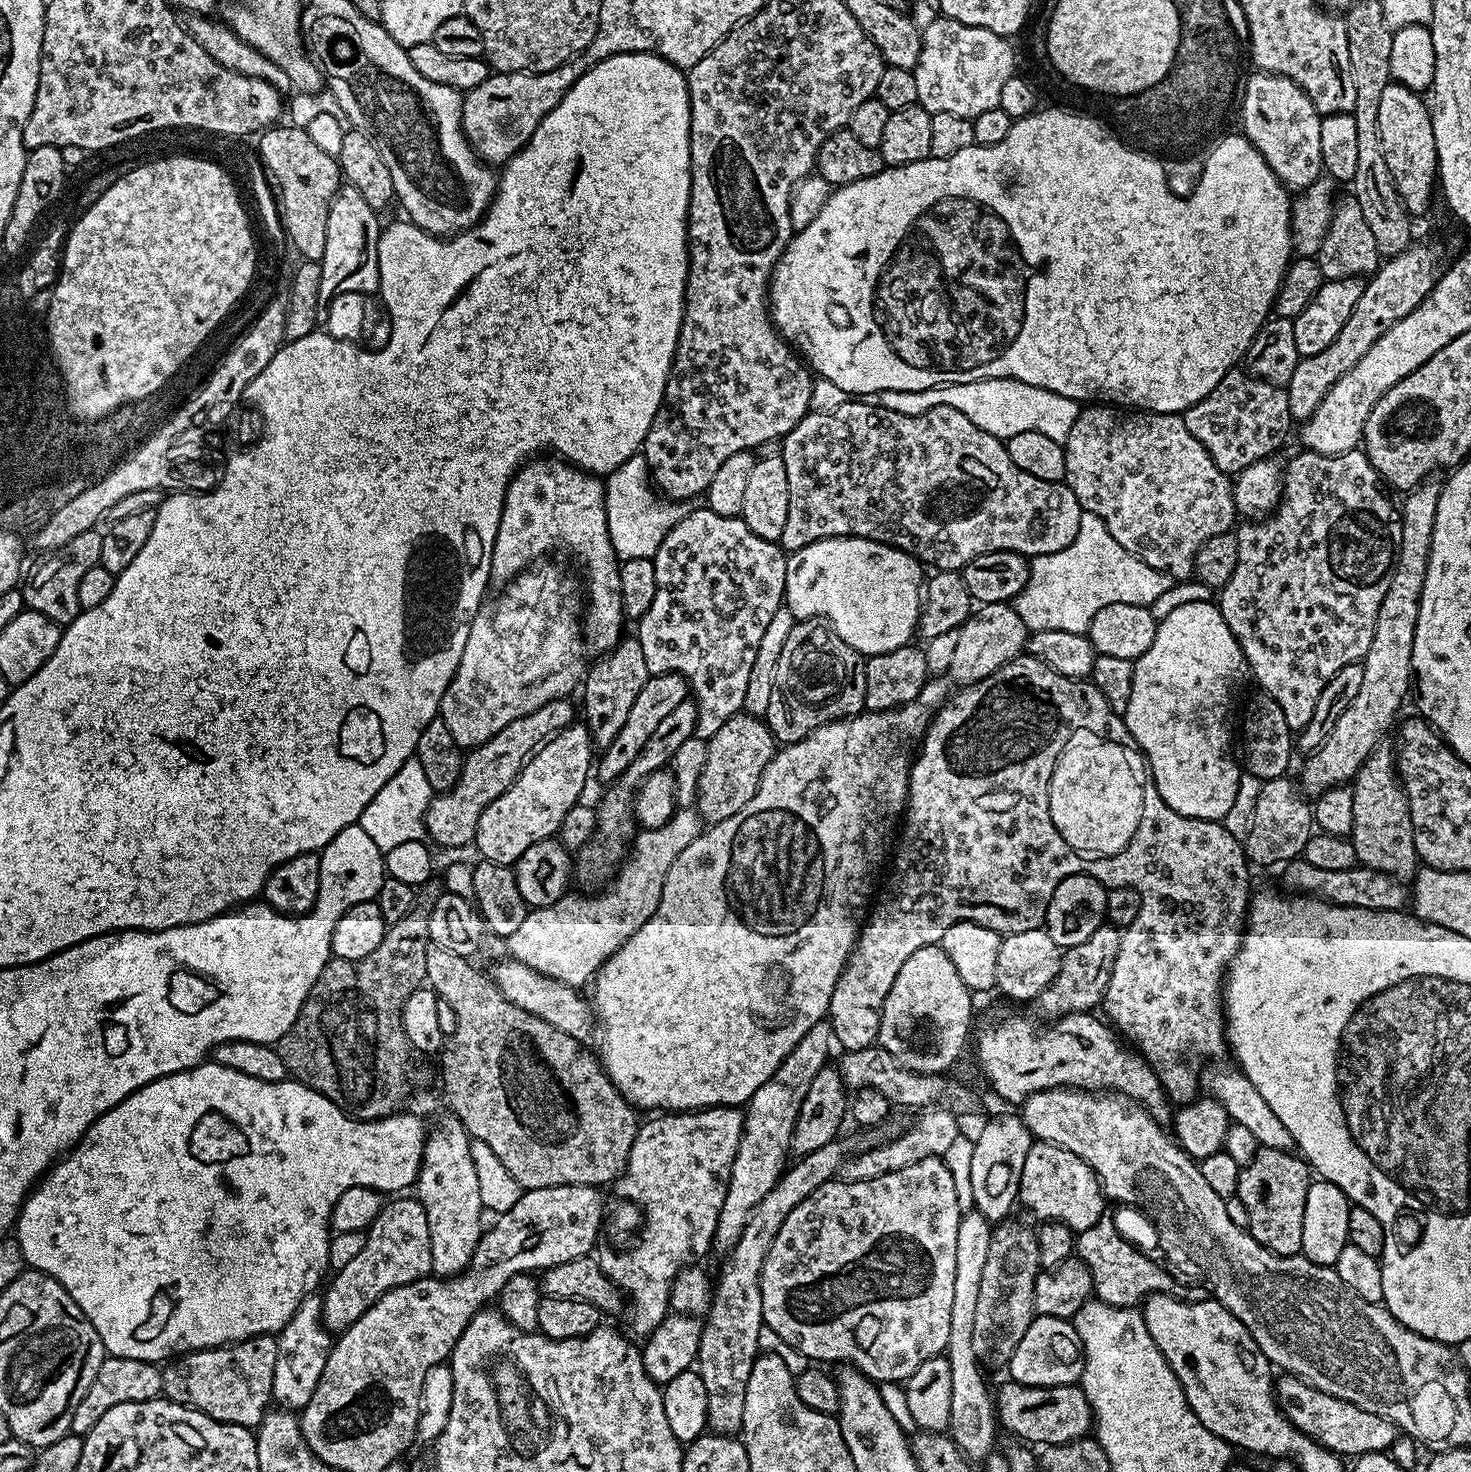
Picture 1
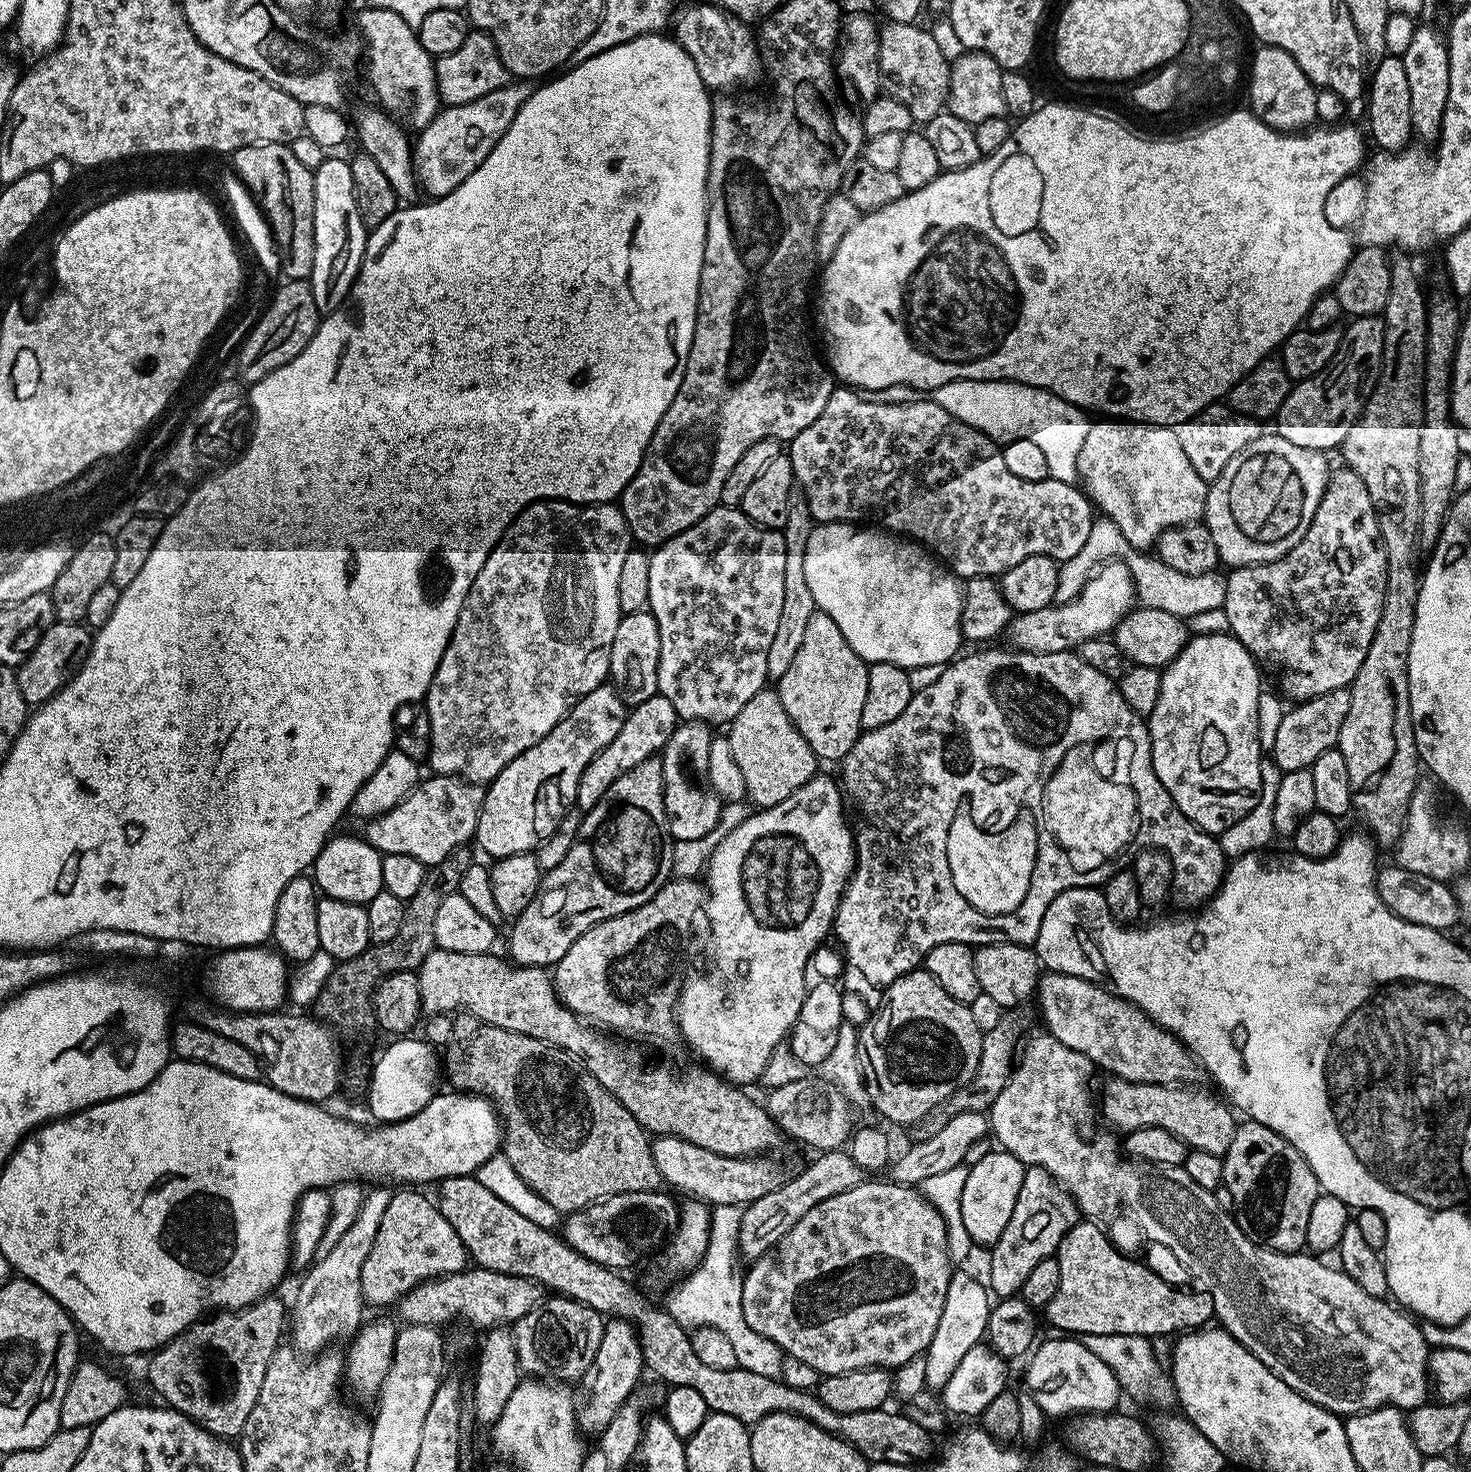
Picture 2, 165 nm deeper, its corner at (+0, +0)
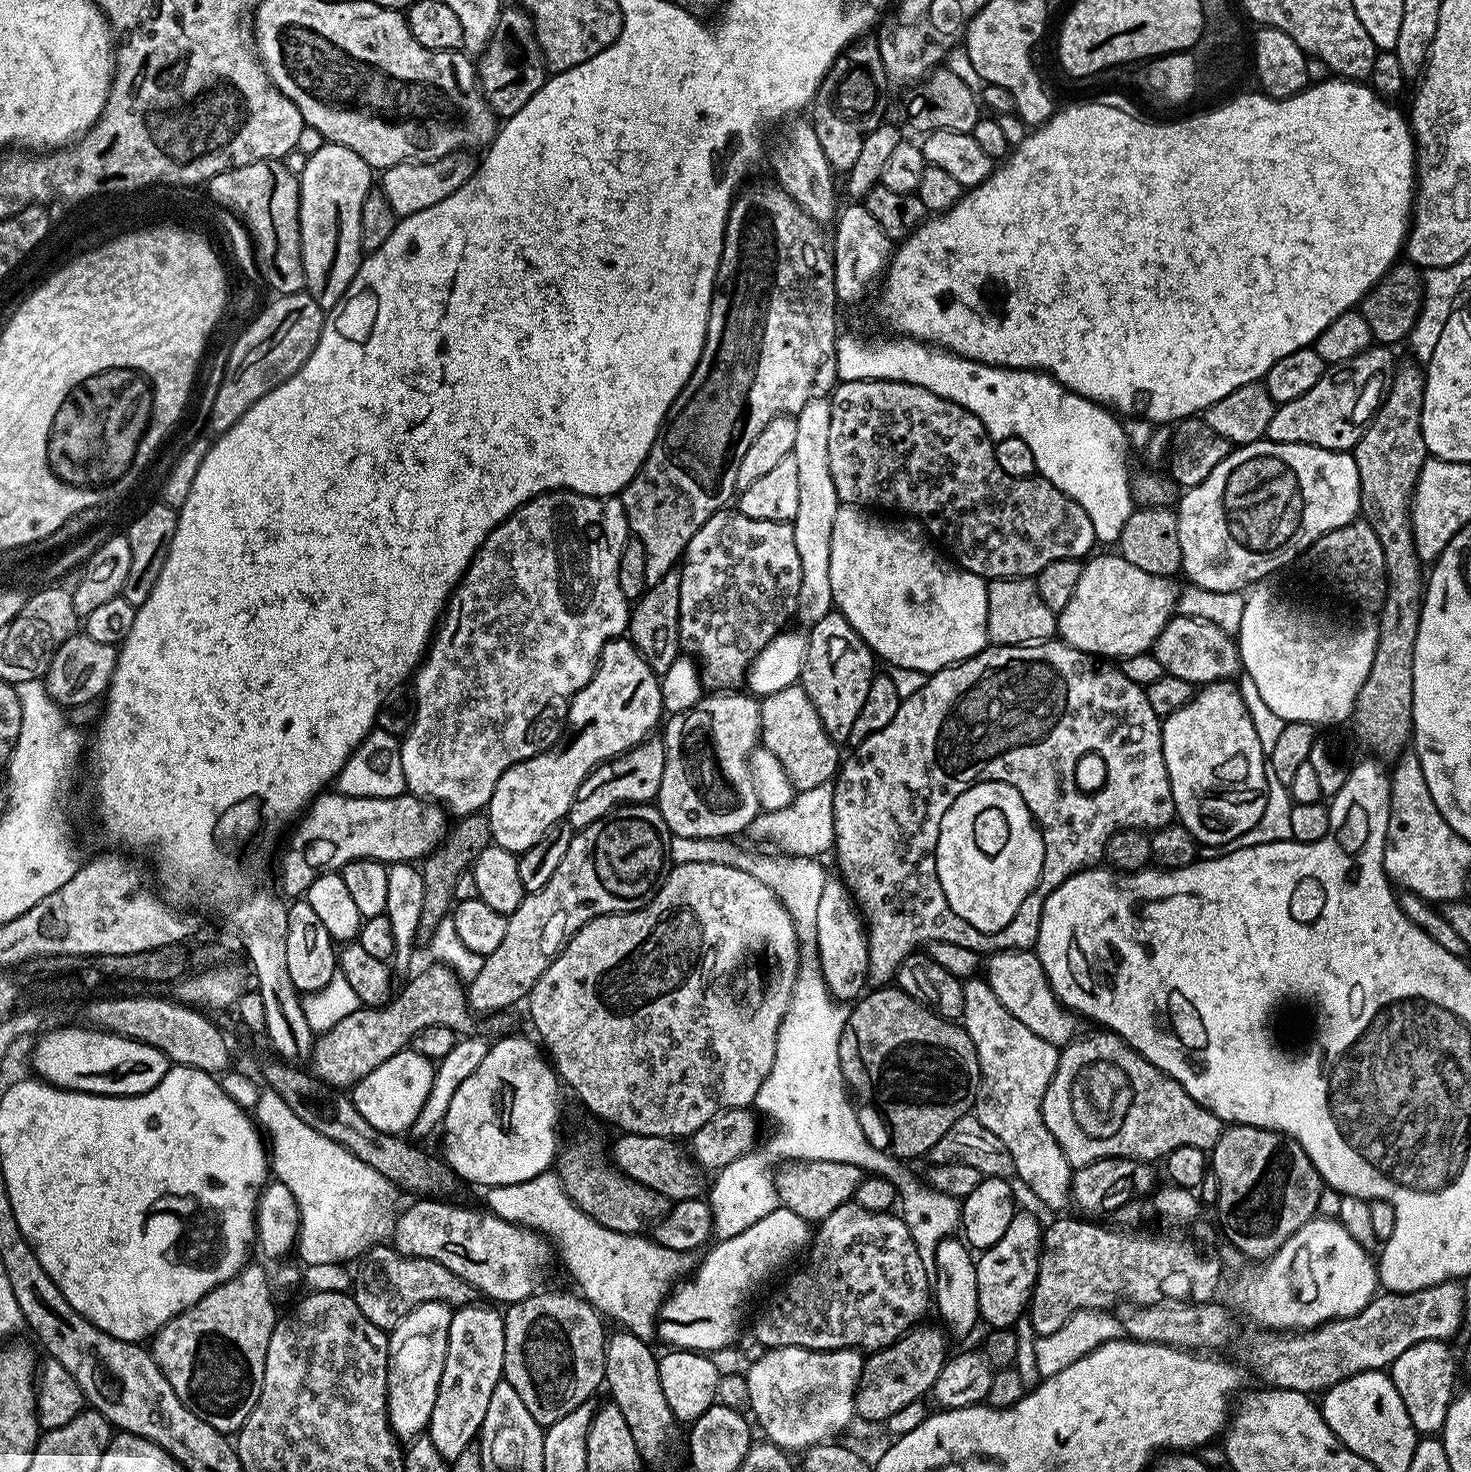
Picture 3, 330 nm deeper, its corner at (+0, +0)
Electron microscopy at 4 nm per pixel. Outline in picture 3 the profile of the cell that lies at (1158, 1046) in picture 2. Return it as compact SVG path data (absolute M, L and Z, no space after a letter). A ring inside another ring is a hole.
M1035 951L993 952L987 957L984 976L1007 1012L1029 1027L1038 1038L1057 1048L1063 1048L1077 1037L1079 1019L1057 999Z

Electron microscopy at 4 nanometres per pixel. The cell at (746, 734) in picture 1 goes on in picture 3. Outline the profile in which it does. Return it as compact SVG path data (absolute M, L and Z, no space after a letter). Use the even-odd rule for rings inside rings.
M799 682L760 700L760 744L782 762L792 779L793 789L800 792L829 783L842 764L837 741L826 734L822 718L818 718L818 710L814 710L814 702L810 702L810 694L806 694Z

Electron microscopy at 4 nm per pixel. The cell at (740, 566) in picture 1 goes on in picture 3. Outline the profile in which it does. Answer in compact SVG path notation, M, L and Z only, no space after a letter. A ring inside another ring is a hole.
M721 510L712 515L690 538L688 549L684 551L678 571L680 573L680 589L678 590L678 614L680 615L680 647L689 657L698 661L698 671L702 677L702 684L708 690L736 690L745 683L748 668L758 658L758 654L778 635L785 631L787 620L791 621L798 606L798 588L802 582L802 561L798 558L798 549L794 543L794 530L791 523L762 522L758 518L746 518L738 510Z

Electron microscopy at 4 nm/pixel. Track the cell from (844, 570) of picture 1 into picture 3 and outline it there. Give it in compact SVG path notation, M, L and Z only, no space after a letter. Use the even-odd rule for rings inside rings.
M842 506L838 510L838 514L834 514L834 534L830 534L830 590L832 591L832 603L844 615L846 622L850 622L850 626L854 626L854 630L861 638L868 644L868 647L872 649L873 653L877 657L880 656L885 660L885 665L894 667L905 667L906 670L918 670L927 672L929 674L934 672L940 672L944 668L949 668L951 664L959 664L962 660L969 660L971 656L977 656L978 653L983 652L985 648L989 647L990 641L988 639L988 631L986 630L986 606L988 605L988 586L984 577L974 574L973 572L967 572L966 569L960 567L959 564L953 562L943 551L937 550L934 547L933 541L930 539L927 532L924 531L924 525L919 520L911 518L901 519L901 524L895 524L892 520L883 520L883 515L873 514L871 511L865 510L859 506Z

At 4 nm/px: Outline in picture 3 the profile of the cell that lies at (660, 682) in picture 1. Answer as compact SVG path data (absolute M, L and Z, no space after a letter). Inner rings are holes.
M649 738L643 740L637 748L631 748L628 752L623 752L621 756L615 756L613 760L607 760L604 764L599 764L578 786L574 802L570 806L566 820L573 829L579 830L590 826L594 822L605 819L613 810L630 804L647 804L655 801L660 795L660 783L662 782L662 770L666 762L664 753L664 741L660 738Z

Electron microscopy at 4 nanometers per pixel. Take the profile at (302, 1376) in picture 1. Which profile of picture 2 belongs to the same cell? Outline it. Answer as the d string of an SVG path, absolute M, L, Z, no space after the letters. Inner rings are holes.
M376 1186L372 1193L360 1201L358 1218L342 1239L326 1254L326 1258L316 1260L303 1273L304 1281L296 1292L296 1301L290 1304L290 1344L297 1352L311 1358L331 1349L339 1336L355 1337L365 1319L366 1301L362 1294L362 1266L374 1246L374 1237L378 1234L378 1225L386 1206L390 1206L393 1193L384 1186ZM364 1316L364 1317L363 1317ZM361 1319L361 1320L360 1320ZM292 1336L292 1340L291 1340Z

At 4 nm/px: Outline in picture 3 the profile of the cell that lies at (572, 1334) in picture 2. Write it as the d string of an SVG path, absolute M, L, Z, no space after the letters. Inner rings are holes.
M540 1290L522 1302L507 1305L503 1318L506 1334L503 1379L518 1390L518 1398L534 1414L534 1422L542 1426L558 1422L570 1410L589 1403L599 1388L601 1391L605 1383L605 1321L587 1300L568 1292Z

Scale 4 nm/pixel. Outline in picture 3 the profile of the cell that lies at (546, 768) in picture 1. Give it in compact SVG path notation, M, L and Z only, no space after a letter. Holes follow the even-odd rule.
M617 638L602 650L596 672L590 682L571 697L566 720L576 720L580 736L568 752L560 756L549 756L541 751L521 764L510 766L486 809L492 843L517 854L530 850L550 826L561 823L567 817L576 797L578 786L599 764L621 756L631 748L637 748L643 740L649 739L665 715L660 689L661 677L642 658L631 640ZM661 716L661 720L660 720ZM660 720L660 721L659 721Z

